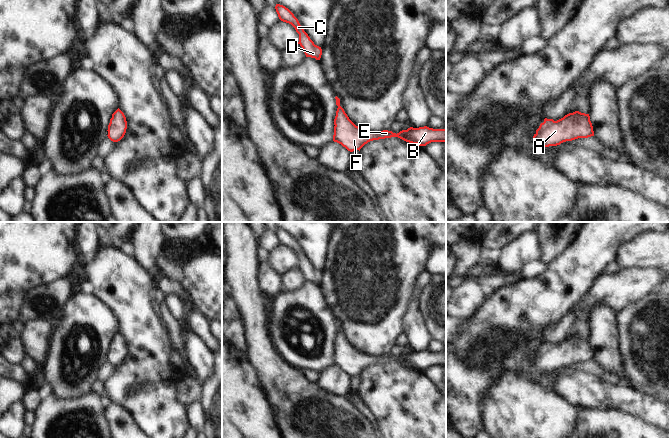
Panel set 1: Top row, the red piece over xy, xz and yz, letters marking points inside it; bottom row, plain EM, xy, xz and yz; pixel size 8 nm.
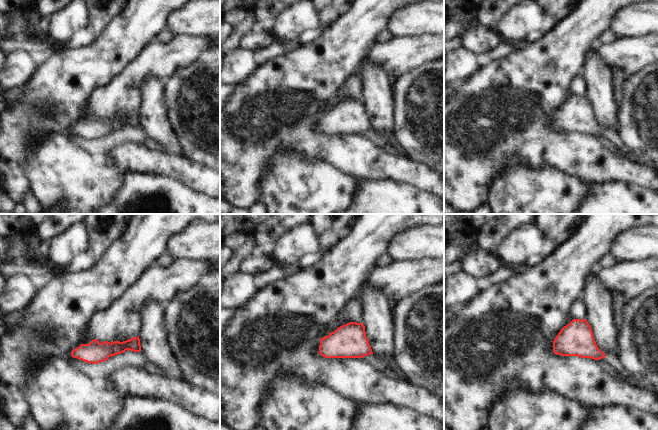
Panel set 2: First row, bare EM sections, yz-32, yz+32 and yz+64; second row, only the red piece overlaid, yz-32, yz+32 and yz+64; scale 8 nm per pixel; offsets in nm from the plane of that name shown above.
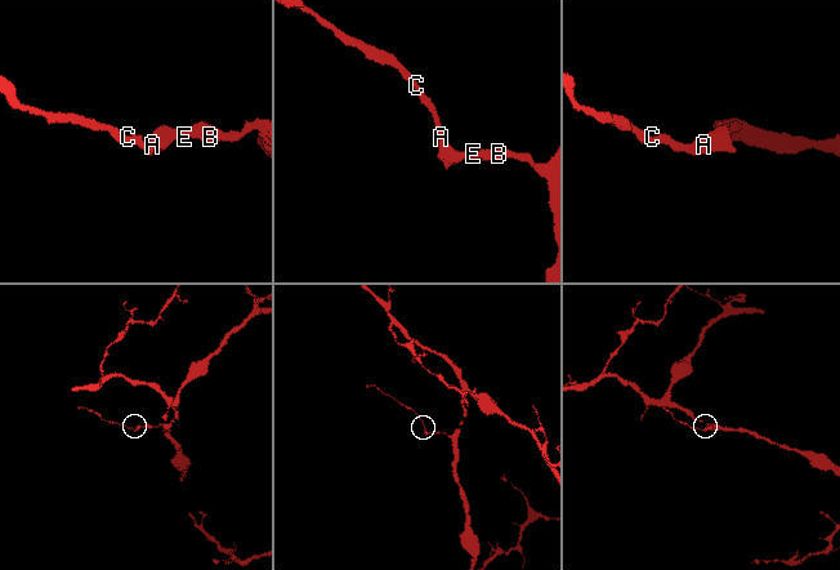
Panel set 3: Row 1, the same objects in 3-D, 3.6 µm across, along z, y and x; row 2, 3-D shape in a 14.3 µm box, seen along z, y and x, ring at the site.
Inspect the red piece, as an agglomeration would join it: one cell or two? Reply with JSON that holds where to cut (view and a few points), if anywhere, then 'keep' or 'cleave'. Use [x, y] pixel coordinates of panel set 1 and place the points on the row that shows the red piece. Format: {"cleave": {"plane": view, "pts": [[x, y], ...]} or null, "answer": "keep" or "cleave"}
{"cleave": null, "answer": "keep"}

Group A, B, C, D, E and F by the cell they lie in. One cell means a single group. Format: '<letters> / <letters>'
A B C D E F

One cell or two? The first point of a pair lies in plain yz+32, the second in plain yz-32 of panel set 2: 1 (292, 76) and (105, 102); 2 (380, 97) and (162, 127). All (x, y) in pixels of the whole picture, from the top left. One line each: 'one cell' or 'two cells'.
1: two cells
2: one cell

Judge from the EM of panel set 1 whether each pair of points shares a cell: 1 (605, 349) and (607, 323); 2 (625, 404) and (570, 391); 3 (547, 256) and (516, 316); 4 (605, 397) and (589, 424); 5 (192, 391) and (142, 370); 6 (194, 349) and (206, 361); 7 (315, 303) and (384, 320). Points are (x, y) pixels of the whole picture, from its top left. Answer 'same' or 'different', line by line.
1: same
2: same
3: different
4: different
5: different
6: same
7: different

